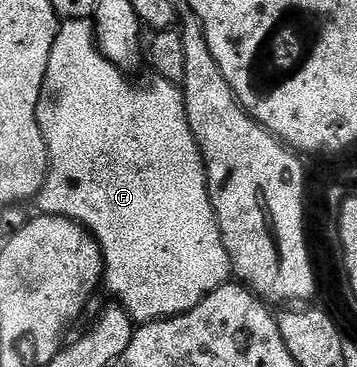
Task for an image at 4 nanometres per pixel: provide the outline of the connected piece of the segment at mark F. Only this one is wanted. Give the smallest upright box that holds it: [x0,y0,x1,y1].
[35,20,231,324]

